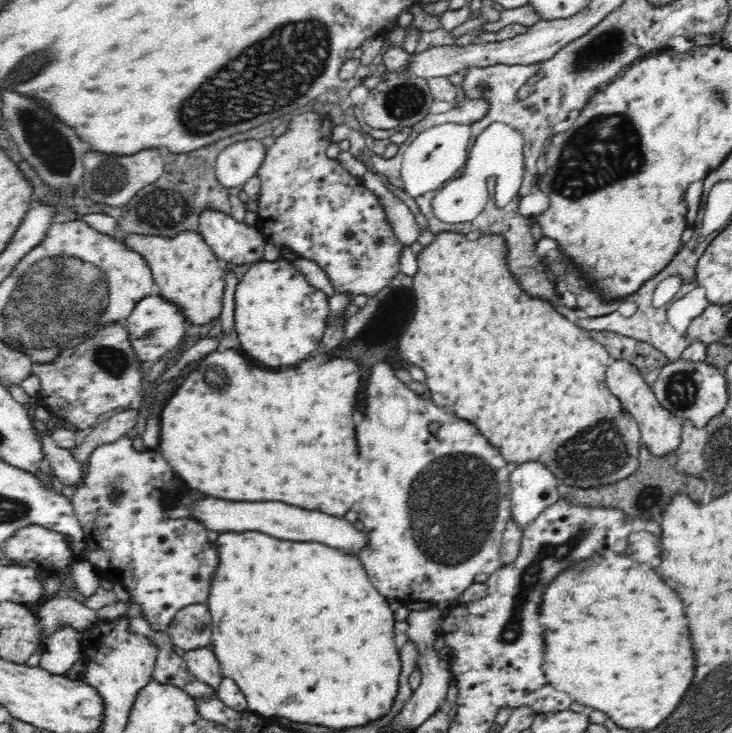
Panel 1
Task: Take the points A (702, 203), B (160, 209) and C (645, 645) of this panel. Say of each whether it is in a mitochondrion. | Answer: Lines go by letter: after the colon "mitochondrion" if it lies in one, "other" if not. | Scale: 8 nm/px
A: other
B: mitochondrion
C: other

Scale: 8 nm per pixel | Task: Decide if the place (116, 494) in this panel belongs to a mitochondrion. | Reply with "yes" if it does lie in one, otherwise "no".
no

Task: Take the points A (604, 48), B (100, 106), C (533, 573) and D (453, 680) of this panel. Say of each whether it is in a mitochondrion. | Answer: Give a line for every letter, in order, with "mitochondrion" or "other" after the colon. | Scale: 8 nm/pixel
A: mitochondrion
B: other
C: mitochondrion
D: other

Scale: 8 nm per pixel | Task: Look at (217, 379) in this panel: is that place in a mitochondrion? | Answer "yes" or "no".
yes

